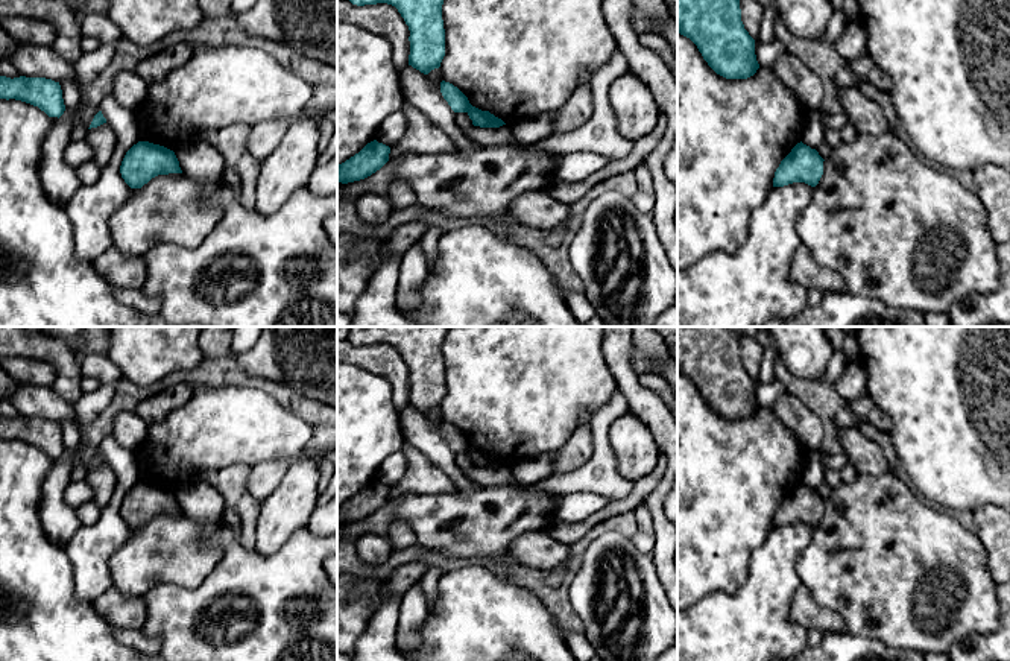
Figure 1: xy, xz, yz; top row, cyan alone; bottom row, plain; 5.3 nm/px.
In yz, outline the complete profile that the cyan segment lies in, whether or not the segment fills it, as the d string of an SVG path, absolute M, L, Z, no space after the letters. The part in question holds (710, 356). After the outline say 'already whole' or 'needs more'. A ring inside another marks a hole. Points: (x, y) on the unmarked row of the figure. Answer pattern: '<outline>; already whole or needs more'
M677 327L677 374L690 378L708 406L726 419L747 419L759 409L755 380L741 362L740 336L731 327Z; already whole

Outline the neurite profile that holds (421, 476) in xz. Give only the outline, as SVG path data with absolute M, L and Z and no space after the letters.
M406 442L401 451L407 460L407 470L402 479L390 486L389 498L407 494L450 494L457 489L454 482L418 448Z

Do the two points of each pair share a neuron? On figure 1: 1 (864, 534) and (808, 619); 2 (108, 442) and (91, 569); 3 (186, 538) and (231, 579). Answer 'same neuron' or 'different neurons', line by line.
1: different neurons
2: same neuron
3: different neurons

